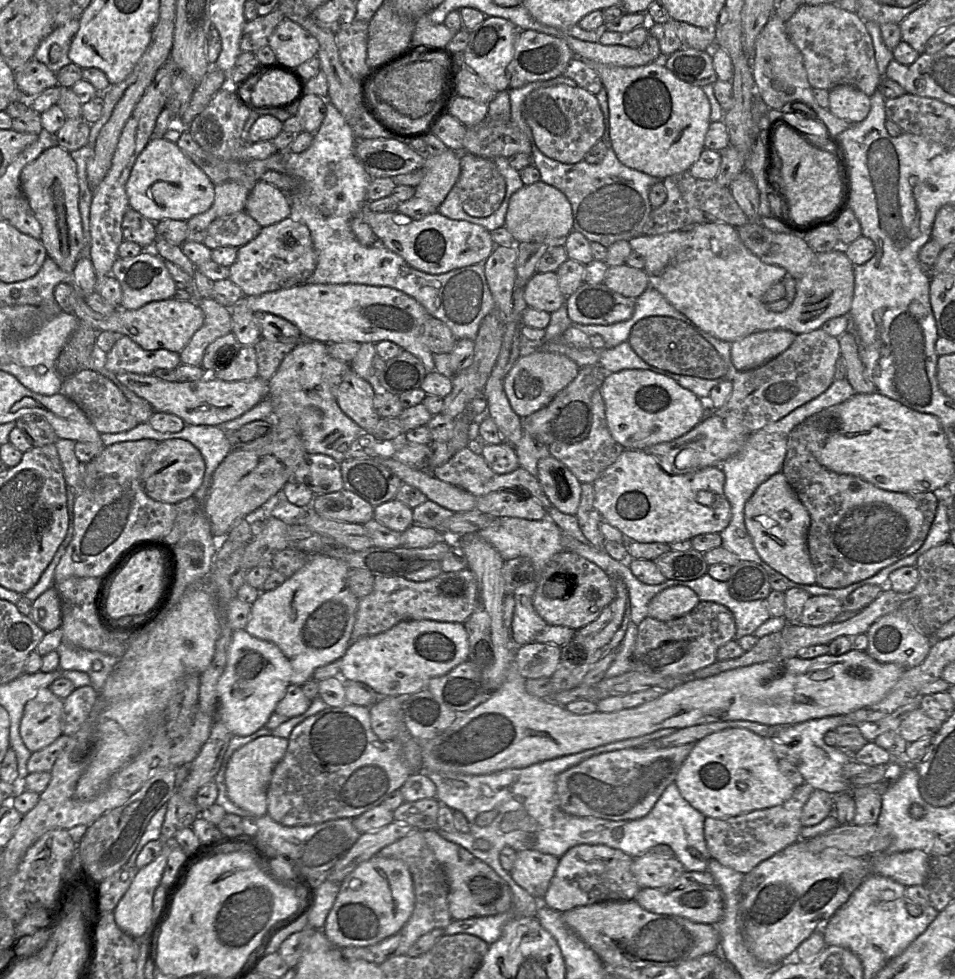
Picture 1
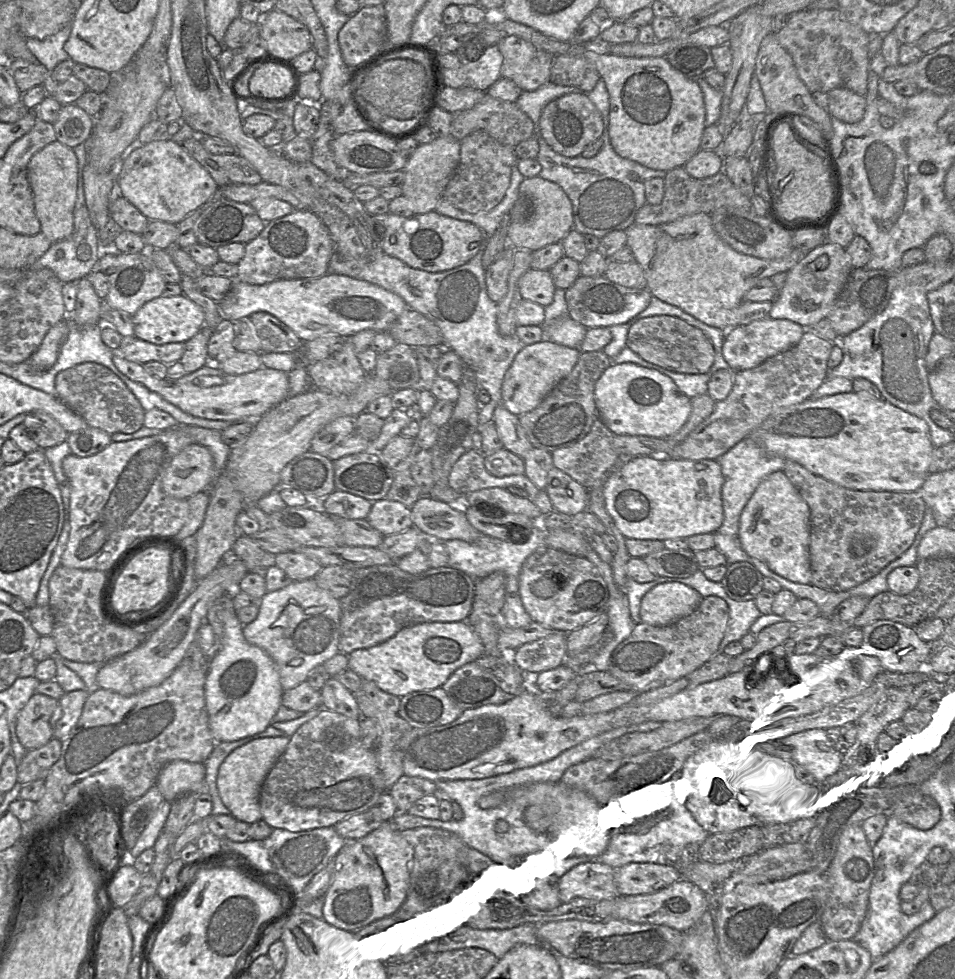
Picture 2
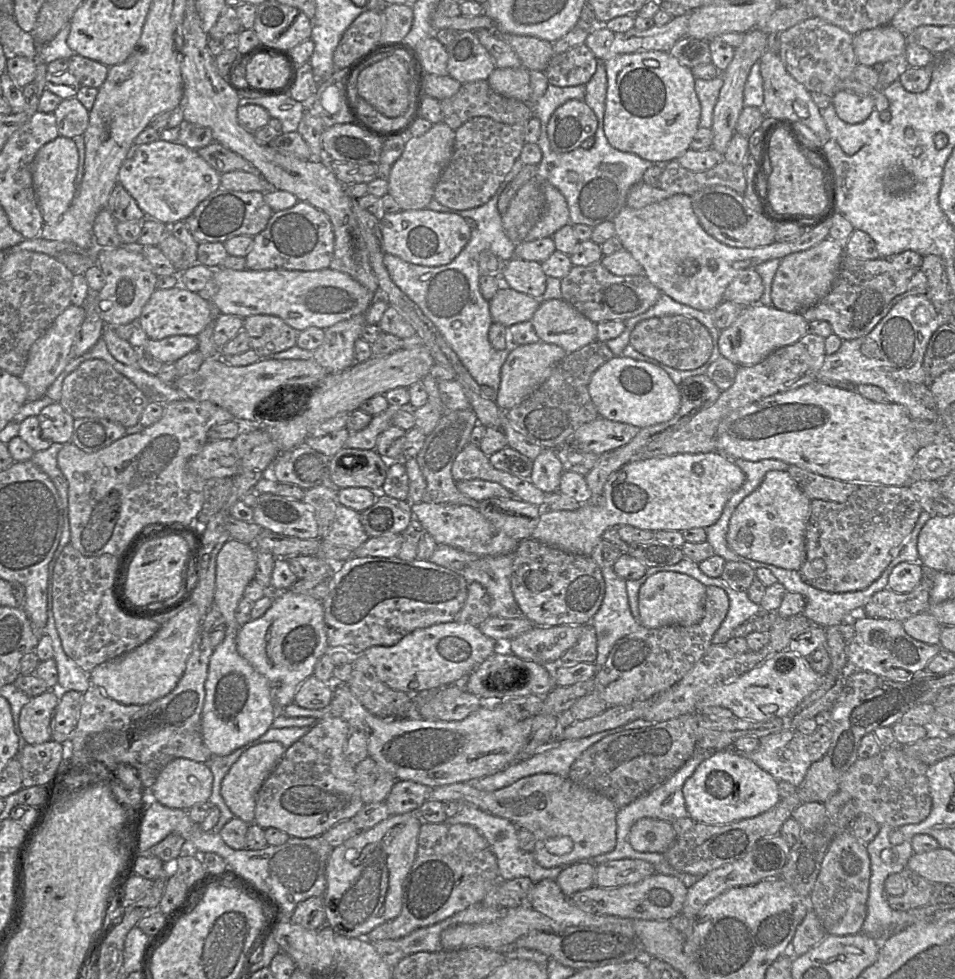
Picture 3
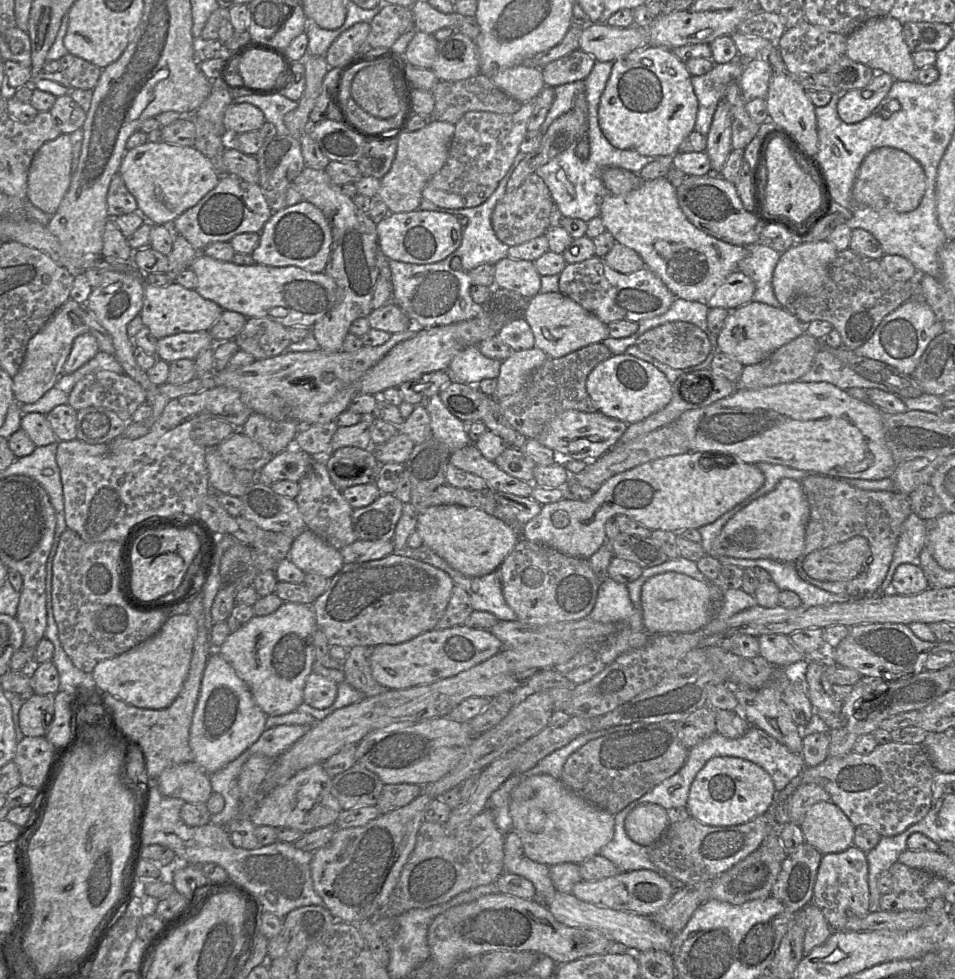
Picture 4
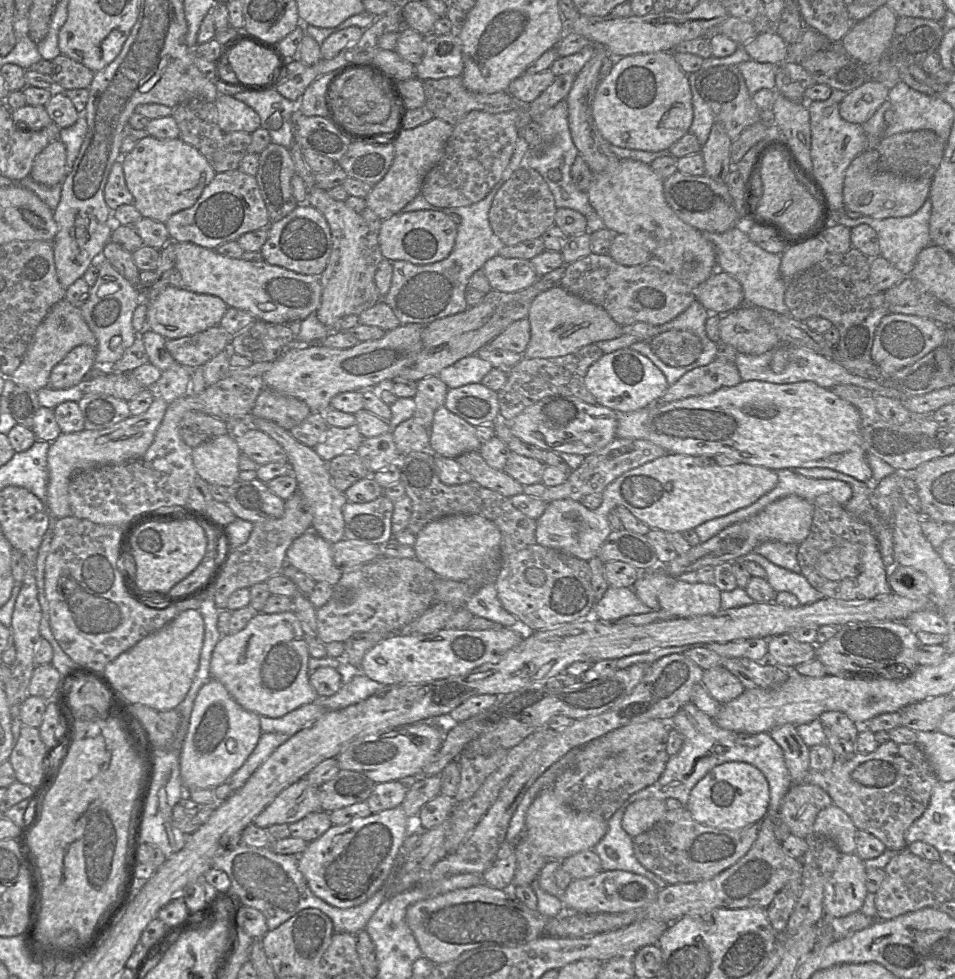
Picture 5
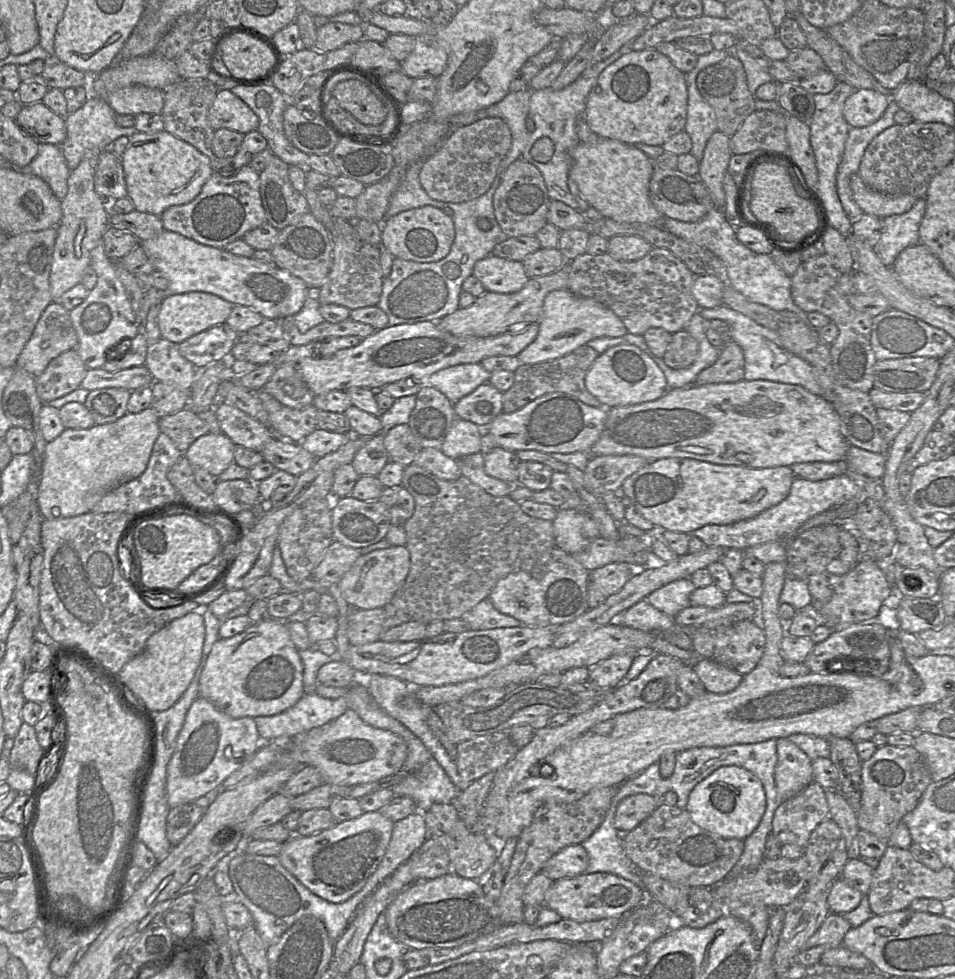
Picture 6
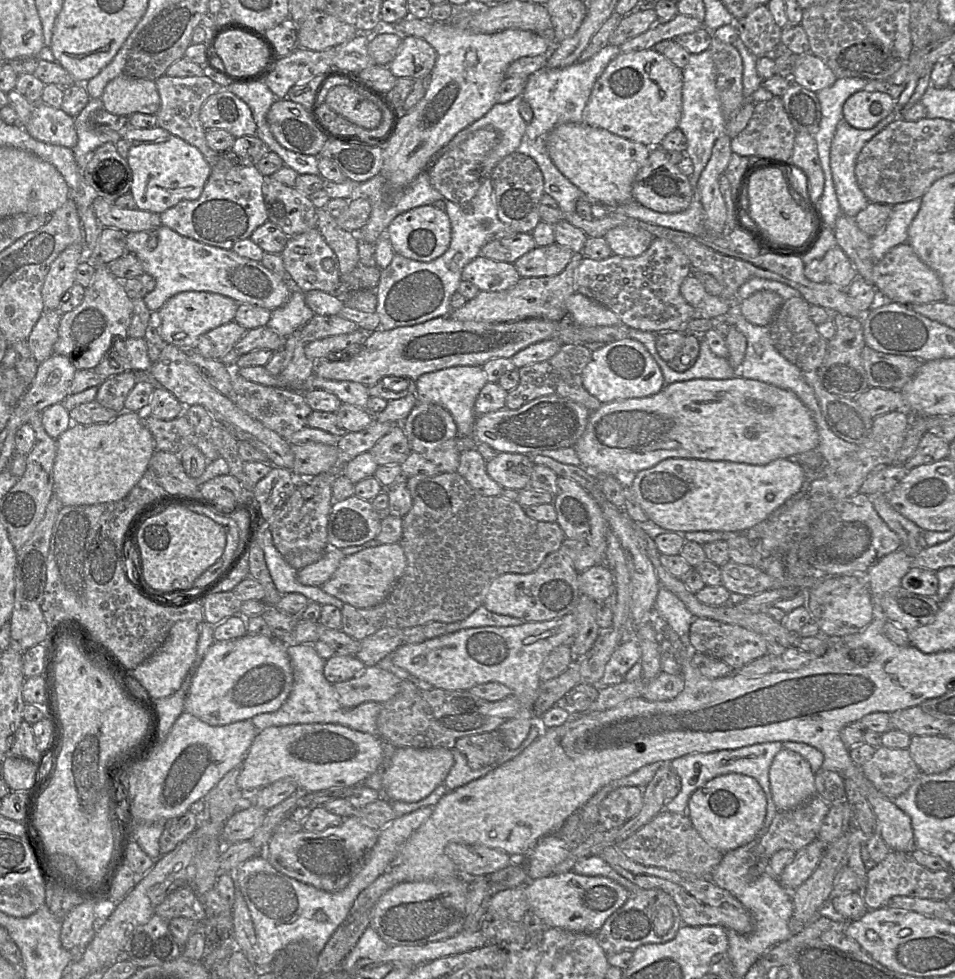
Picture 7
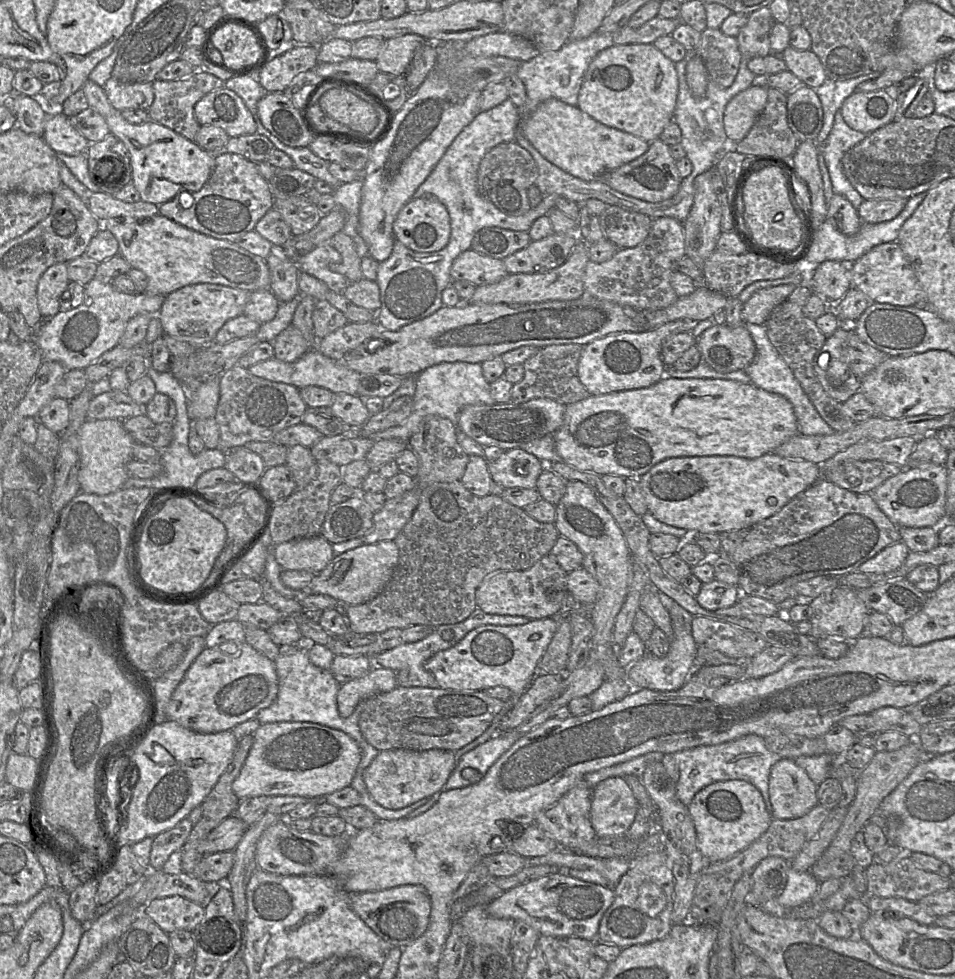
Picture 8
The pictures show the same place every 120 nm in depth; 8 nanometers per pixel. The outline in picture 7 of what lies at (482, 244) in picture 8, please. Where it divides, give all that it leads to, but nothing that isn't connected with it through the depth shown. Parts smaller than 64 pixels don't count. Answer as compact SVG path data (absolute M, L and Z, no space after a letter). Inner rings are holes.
M517 233L514 236L495 239L485 244L480 255L495 261L514 262L536 247L531 233Z

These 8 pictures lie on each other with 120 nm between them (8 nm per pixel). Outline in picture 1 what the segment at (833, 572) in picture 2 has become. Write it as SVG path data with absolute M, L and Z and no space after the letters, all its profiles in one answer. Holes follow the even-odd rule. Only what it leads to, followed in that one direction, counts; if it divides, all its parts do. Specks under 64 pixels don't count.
M804 421L790 432L782 473L809 512L807 545L816 573L816 584L829 589L844 588L860 582L915 553L928 535L939 503L938 497L932 491L888 491L856 476L838 474L826 469L808 448L808 427Z

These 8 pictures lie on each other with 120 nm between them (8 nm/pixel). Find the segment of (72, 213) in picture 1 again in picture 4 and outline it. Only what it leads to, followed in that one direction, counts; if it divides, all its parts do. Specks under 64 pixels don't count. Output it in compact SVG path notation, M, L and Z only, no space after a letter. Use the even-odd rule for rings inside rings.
M69 134L45 142L35 153L28 172L27 198L30 202L53 216L71 183L72 143Z

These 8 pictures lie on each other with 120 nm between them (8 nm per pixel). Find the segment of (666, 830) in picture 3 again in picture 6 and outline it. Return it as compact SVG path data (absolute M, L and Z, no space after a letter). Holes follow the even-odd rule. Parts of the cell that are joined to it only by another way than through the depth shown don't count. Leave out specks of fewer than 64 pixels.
M635 794L624 798L617 806L615 827L623 835L641 824L658 806L662 798L647 794Z

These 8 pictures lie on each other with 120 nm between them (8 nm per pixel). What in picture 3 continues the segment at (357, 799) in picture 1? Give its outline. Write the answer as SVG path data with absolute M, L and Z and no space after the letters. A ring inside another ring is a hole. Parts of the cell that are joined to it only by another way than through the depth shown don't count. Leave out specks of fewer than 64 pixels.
M329 716L317 720L308 733L288 747L257 794L254 823L262 828L277 828L290 837L311 838L319 837L340 821L354 817L365 803L357 785L355 765L344 754L351 731L346 721Z

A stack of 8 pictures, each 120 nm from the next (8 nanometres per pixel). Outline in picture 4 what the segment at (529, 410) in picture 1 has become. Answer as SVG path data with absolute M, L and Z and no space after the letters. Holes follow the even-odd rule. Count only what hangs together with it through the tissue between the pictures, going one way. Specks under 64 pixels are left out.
M536 347L514 351L508 359L502 361L497 388L492 397L500 400L516 393L547 359L547 354Z

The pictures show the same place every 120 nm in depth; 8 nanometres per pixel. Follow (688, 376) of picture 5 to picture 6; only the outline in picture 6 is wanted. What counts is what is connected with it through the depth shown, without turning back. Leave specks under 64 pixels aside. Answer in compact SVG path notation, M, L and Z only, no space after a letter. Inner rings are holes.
M730 341L719 349L717 361L702 370L693 385L735 383L744 379L744 354L741 346Z

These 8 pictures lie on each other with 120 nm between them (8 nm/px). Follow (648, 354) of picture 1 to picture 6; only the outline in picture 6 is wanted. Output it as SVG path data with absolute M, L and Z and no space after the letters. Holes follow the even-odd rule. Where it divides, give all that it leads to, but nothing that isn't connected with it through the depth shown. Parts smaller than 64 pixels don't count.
M685 330L672 334L672 340L662 358L672 369L684 369L694 363L698 356L697 341Z

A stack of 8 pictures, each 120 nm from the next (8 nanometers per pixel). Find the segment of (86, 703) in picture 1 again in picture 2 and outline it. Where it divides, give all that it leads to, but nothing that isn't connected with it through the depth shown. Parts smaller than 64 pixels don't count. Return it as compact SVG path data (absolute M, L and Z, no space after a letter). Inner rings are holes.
M74 690L65 693L58 701L61 708L60 718L54 722L54 738L65 739L76 726L89 696L89 692Z

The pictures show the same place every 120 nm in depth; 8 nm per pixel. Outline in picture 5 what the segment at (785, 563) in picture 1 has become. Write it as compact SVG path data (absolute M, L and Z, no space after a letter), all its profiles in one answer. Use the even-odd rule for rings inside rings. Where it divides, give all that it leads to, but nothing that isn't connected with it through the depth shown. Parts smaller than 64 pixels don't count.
M789 495L769 504L757 515L726 527L706 542L691 547L687 553L659 566L666 574L679 576L685 572L697 571L702 566L714 567L724 562L733 562L766 541L799 545L810 533L813 512L814 506L811 502L796 495Z

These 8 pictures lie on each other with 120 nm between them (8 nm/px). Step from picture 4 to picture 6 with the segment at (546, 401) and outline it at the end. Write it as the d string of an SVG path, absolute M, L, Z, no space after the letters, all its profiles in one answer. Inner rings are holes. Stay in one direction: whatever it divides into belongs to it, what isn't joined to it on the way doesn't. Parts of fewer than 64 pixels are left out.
M582 345L558 359L537 364L521 364L514 372L512 387L503 393L503 412L515 412L533 400L553 392L572 395L592 407L602 407L600 401L585 386L586 374L599 355L593 348Z

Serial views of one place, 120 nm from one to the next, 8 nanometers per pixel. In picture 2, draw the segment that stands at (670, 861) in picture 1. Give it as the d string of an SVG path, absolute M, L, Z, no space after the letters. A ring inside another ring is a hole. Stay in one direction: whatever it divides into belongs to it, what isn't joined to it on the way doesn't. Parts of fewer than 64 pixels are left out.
M630 862L614 868L614 883L619 894L653 893L680 878L681 874L671 864Z

